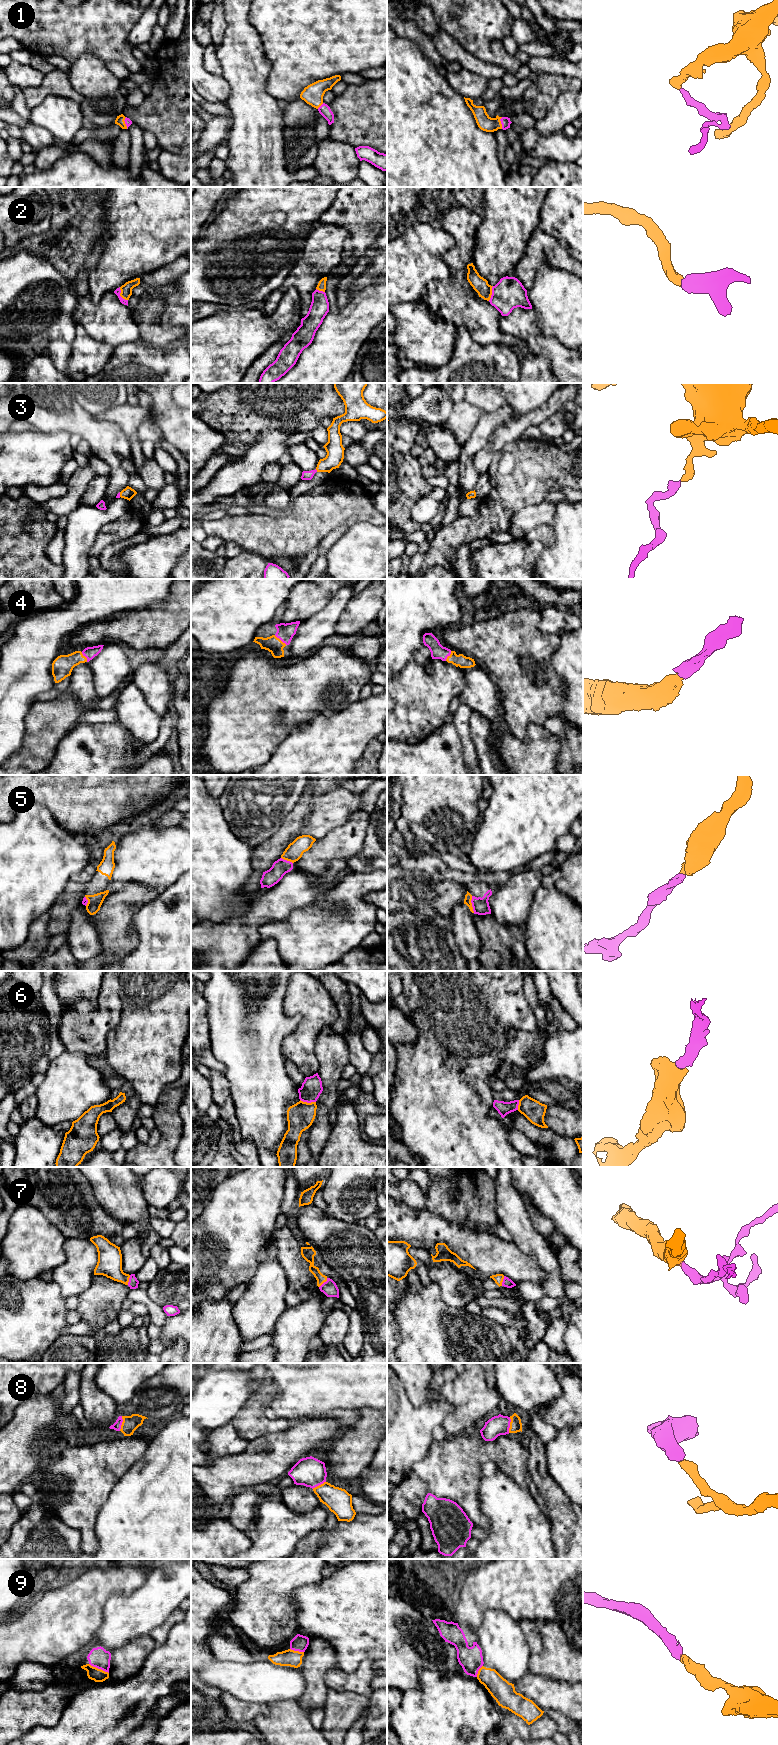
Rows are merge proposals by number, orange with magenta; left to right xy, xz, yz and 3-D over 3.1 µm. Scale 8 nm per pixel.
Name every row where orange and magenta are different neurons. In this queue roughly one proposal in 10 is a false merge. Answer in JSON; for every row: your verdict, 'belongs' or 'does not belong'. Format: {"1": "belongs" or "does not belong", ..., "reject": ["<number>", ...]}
{"1": "belongs", "2": "belongs", "3": "belongs", "4": "belongs", "5": "belongs", "6": "belongs", "7": "belongs", "8": "belongs", "9": "belongs", "reject": []}

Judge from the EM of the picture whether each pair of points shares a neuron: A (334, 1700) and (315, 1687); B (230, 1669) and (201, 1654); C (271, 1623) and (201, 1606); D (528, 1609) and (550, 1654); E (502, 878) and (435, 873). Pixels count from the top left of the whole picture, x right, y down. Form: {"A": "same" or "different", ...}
{"A": "different", "B": "different", "C": "different", "D": "different", "E": "same"}

